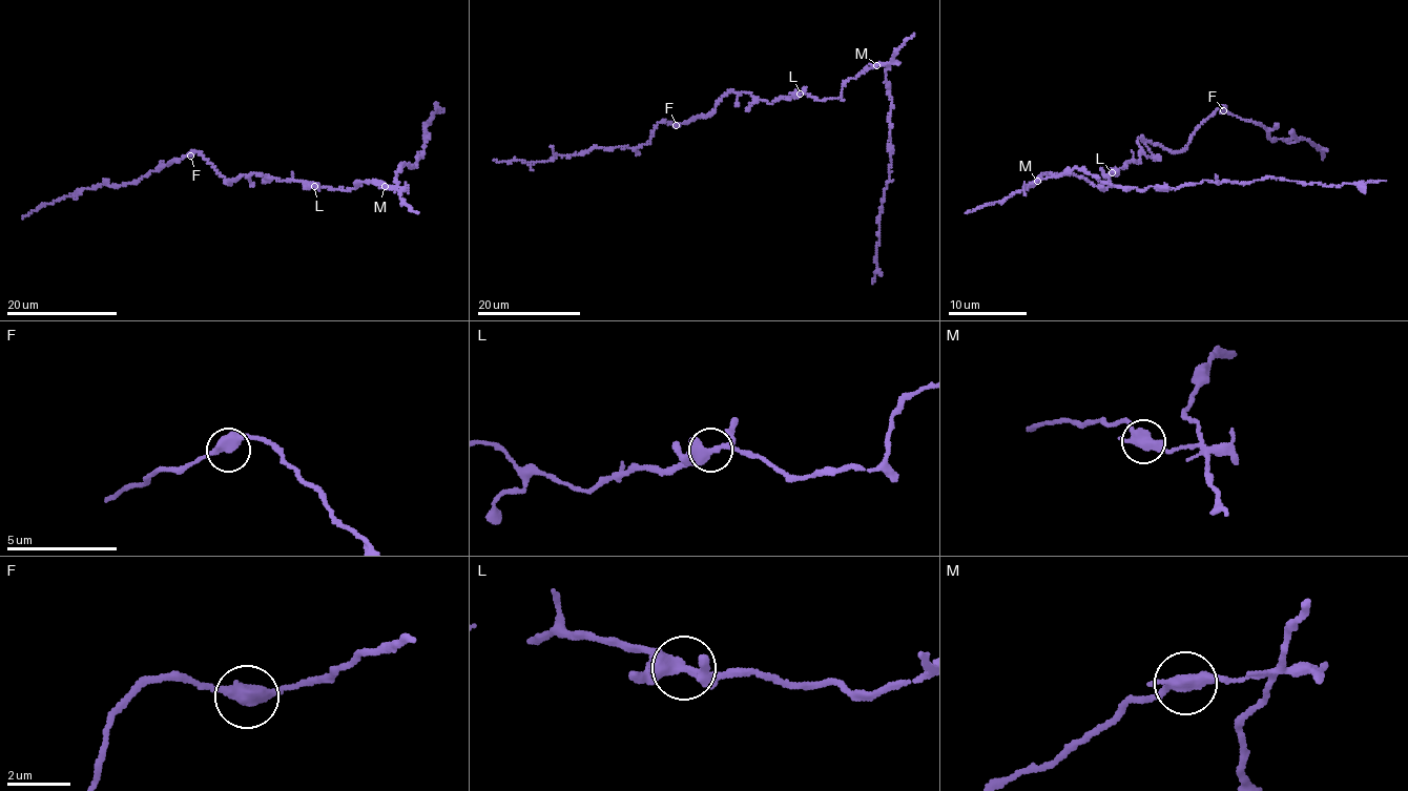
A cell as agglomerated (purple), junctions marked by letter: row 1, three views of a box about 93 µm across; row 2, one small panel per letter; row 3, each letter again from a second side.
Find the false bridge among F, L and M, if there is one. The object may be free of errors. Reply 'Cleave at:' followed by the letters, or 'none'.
Cleave at: M

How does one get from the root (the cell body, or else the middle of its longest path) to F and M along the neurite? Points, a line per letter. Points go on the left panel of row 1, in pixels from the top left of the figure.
F: (313, 184), (251, 173), (240, 175), (230, 183), (219, 175), (201, 152), (190, 155)
M: (313, 184), (350, 190), (361, 181), (379, 182), (384, 186)

